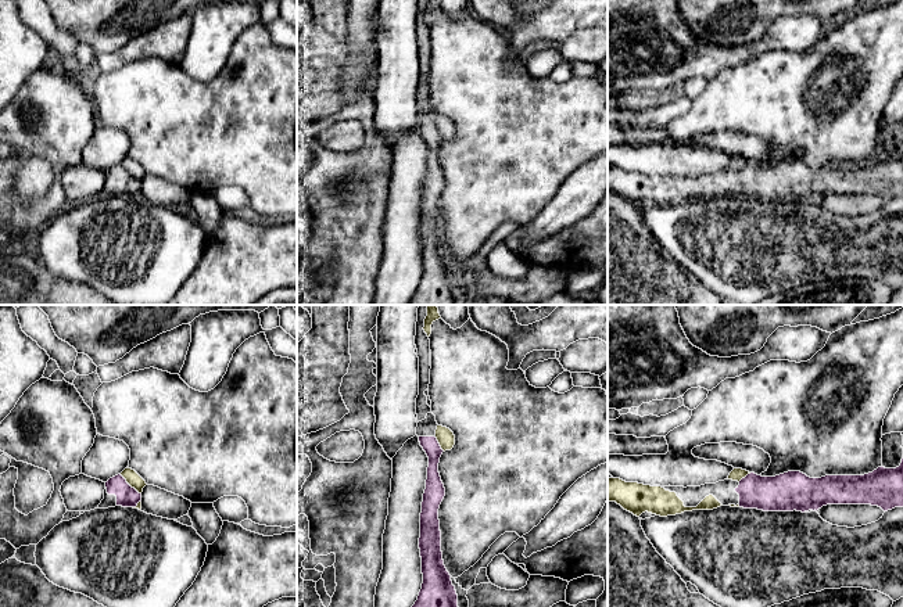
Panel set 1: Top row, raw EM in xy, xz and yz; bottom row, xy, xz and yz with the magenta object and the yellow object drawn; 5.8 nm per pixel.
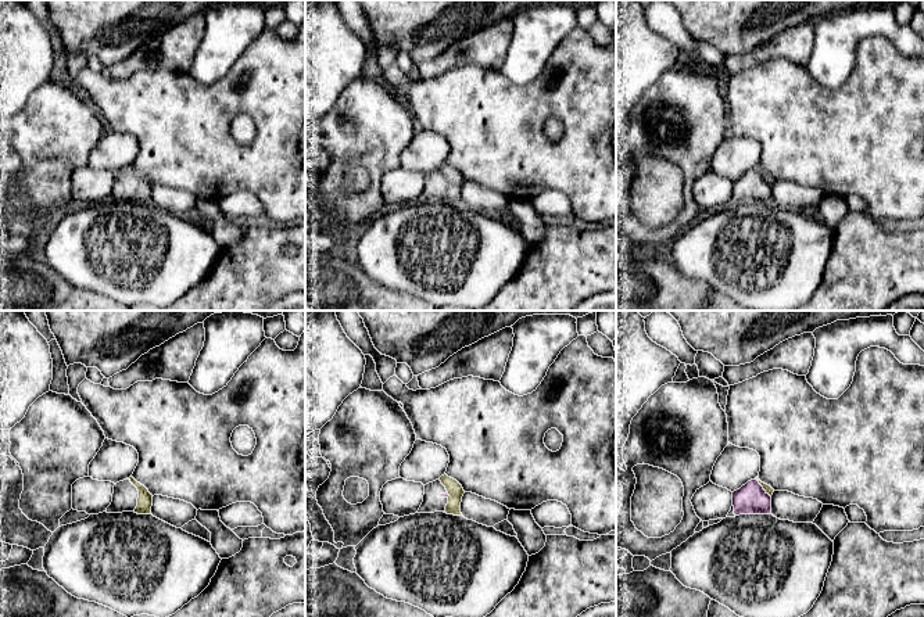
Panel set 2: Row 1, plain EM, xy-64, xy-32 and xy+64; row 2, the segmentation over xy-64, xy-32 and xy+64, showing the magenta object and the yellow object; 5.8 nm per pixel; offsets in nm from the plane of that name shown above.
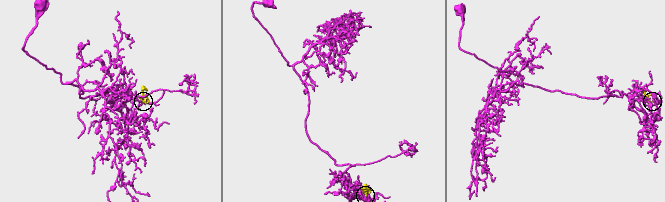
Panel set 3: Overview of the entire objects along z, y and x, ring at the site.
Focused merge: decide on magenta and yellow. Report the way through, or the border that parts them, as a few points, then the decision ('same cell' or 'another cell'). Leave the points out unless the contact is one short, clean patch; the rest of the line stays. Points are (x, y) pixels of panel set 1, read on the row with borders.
runs through xy (126, 496), (129, 485), (131, 476); same cell

